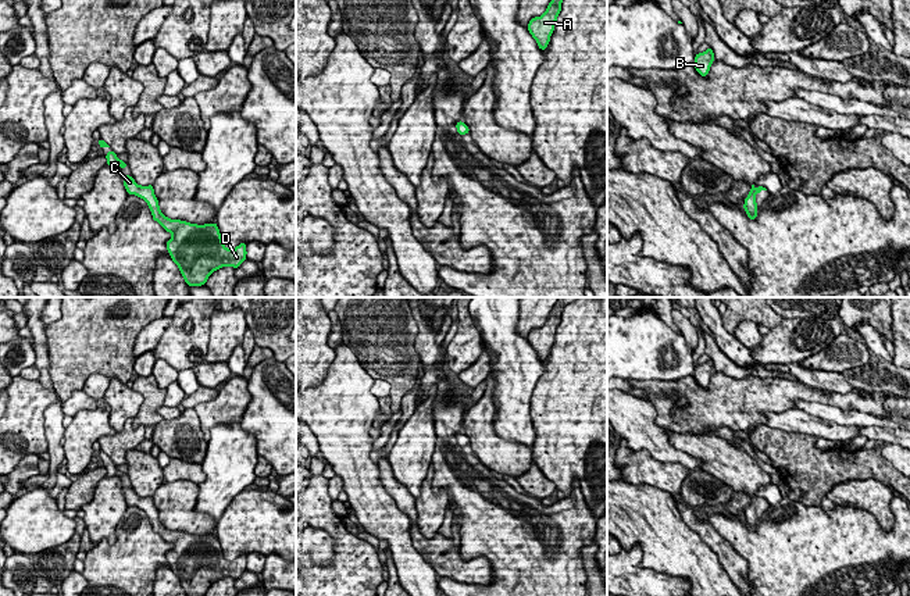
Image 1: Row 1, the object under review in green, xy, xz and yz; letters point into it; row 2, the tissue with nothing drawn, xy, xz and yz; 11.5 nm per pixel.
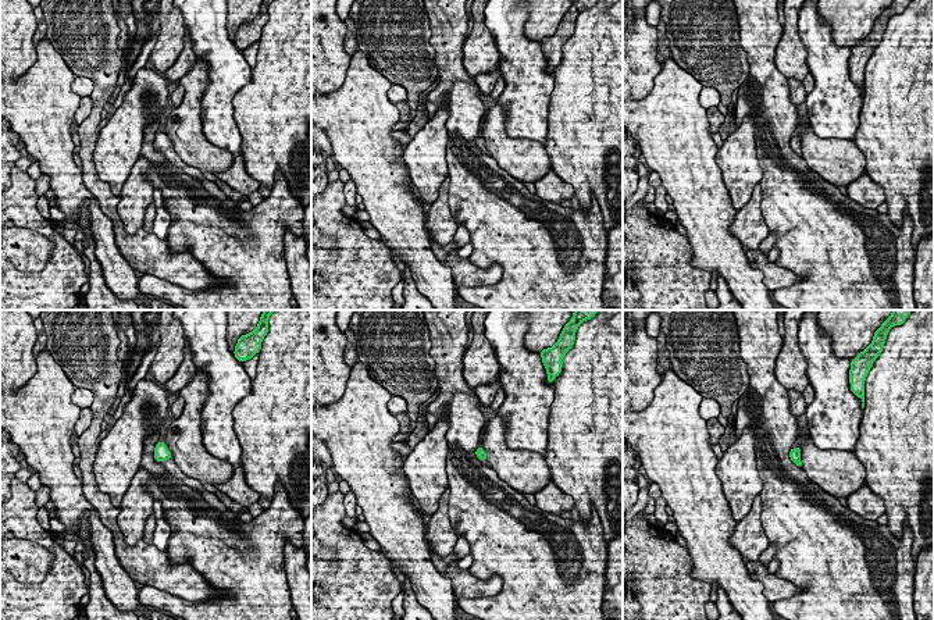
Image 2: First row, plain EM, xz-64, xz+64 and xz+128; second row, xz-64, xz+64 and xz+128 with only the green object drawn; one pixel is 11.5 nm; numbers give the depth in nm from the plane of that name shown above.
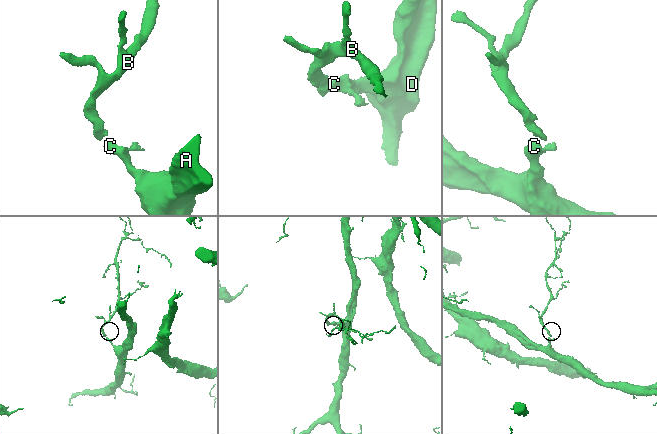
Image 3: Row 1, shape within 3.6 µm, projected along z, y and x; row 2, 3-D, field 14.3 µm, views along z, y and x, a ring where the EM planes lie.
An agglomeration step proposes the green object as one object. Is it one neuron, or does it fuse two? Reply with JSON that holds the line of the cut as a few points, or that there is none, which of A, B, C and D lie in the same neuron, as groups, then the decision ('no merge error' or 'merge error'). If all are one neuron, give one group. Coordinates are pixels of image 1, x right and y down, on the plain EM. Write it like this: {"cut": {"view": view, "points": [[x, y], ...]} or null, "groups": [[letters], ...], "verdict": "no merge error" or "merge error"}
{"cut": null, "groups": [["A", "B", "C", "D"]], "verdict": "no merge error"}

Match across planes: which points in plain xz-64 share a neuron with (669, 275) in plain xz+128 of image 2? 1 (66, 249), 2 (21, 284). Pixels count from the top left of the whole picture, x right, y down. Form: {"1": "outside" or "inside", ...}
{"1": "inside", "2": "inside"}

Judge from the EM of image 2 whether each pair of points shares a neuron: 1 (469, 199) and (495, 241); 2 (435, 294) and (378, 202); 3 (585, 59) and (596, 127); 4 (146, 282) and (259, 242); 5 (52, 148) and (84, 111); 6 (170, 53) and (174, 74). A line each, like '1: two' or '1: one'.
1: one
2: one
3: one
4: one
5: two
6: two

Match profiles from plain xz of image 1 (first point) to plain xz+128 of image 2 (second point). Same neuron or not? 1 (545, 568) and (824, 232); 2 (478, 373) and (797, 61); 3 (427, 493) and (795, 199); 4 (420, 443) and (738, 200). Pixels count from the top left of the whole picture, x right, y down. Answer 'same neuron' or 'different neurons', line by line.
1: same neuron
2: different neurons
3: different neurons
4: same neuron

